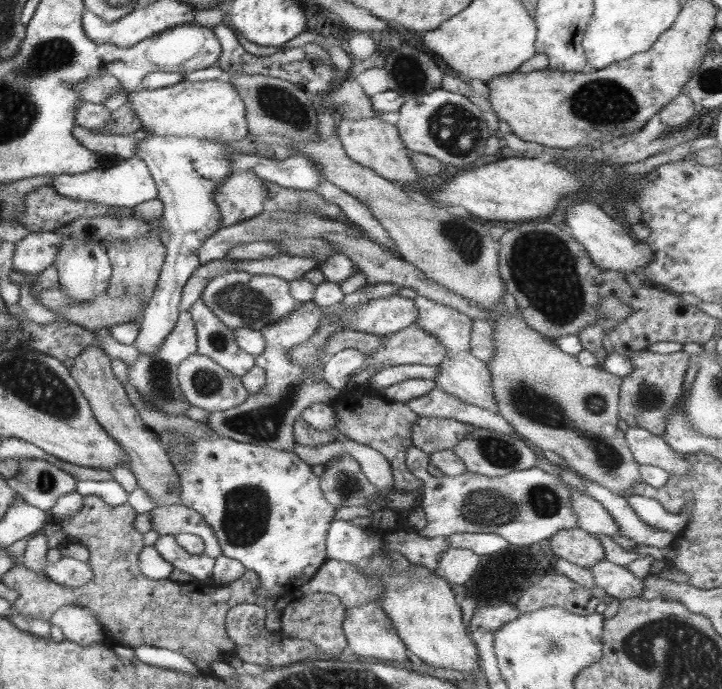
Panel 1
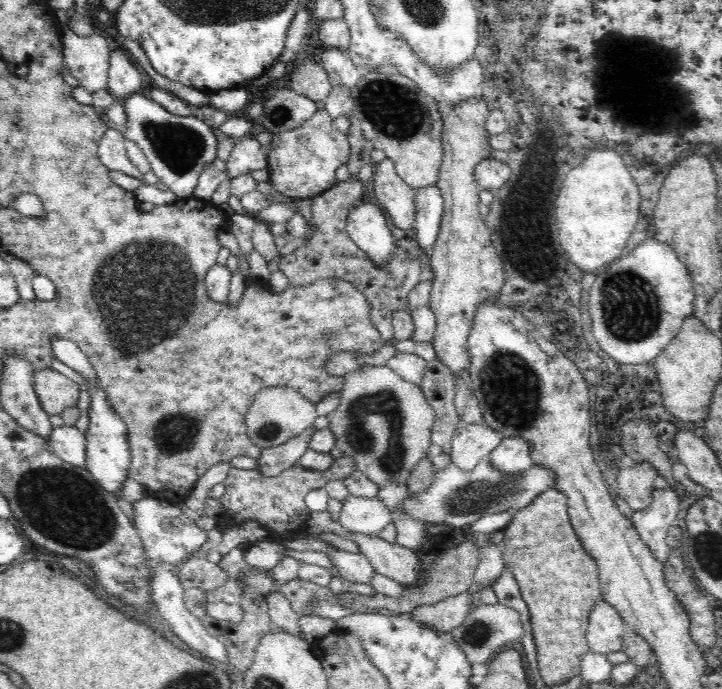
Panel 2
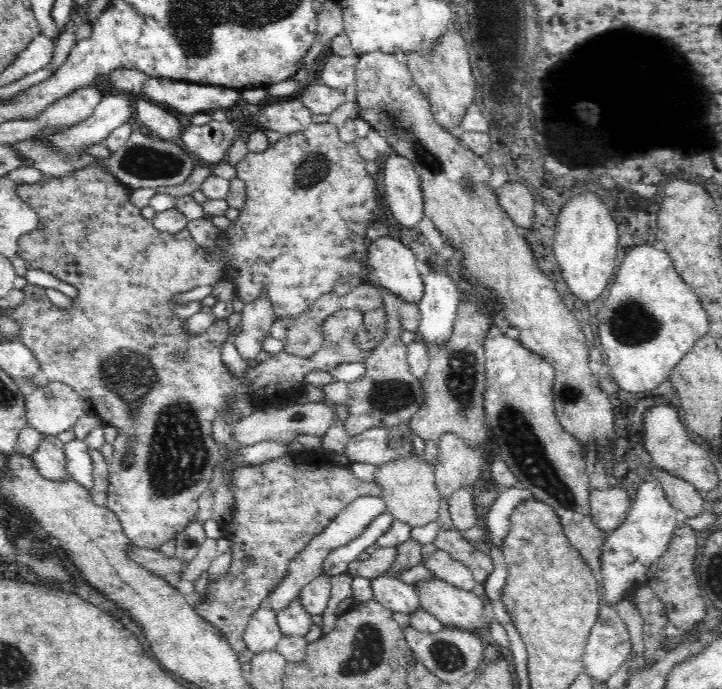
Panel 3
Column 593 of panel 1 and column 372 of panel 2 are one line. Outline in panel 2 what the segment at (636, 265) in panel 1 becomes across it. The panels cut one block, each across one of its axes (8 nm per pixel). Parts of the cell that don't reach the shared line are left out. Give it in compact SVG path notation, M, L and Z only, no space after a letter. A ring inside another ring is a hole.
M370 202L351 208L346 232L377 266L386 266L395 253L395 239L386 225L383 209Z

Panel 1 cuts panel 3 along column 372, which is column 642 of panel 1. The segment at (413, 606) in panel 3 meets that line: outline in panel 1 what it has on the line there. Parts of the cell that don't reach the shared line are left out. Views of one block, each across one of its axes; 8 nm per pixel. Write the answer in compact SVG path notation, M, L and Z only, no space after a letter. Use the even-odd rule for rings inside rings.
M604 559L599 560L588 570L594 575L595 584L614 599L621 601L626 598L641 598L644 579L636 577L626 567Z

